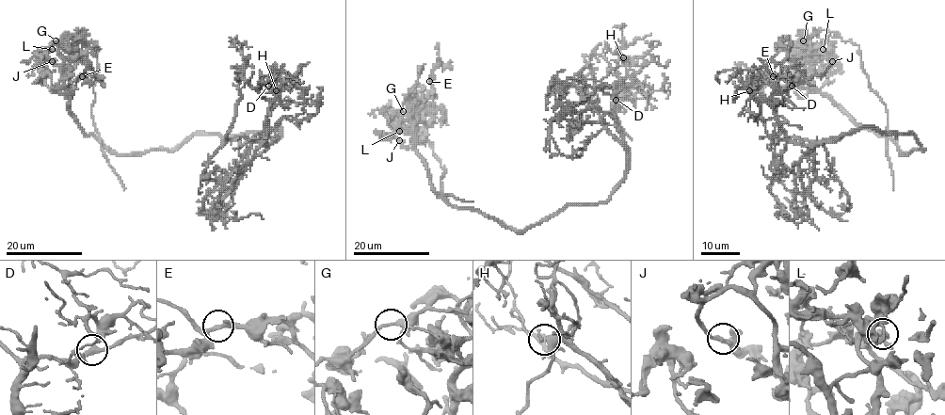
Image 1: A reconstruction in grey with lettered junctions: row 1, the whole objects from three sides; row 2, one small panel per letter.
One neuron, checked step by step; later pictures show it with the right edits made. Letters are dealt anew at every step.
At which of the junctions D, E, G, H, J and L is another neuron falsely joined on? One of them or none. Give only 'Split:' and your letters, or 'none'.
Split: L

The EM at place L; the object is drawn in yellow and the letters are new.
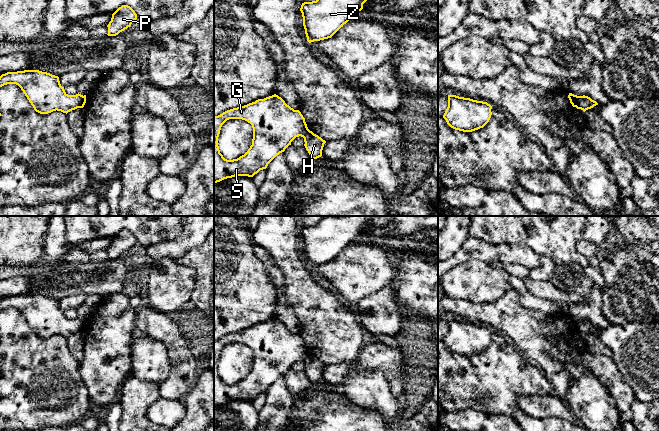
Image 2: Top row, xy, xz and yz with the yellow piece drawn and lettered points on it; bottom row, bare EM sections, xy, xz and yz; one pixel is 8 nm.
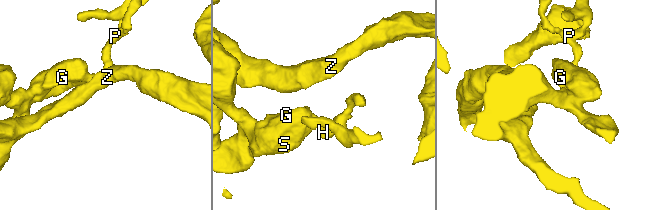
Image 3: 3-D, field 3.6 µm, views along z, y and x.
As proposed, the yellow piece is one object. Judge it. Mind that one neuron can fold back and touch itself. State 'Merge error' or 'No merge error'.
Merge error

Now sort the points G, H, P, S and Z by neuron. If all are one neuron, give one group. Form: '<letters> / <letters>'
G S Z / H P

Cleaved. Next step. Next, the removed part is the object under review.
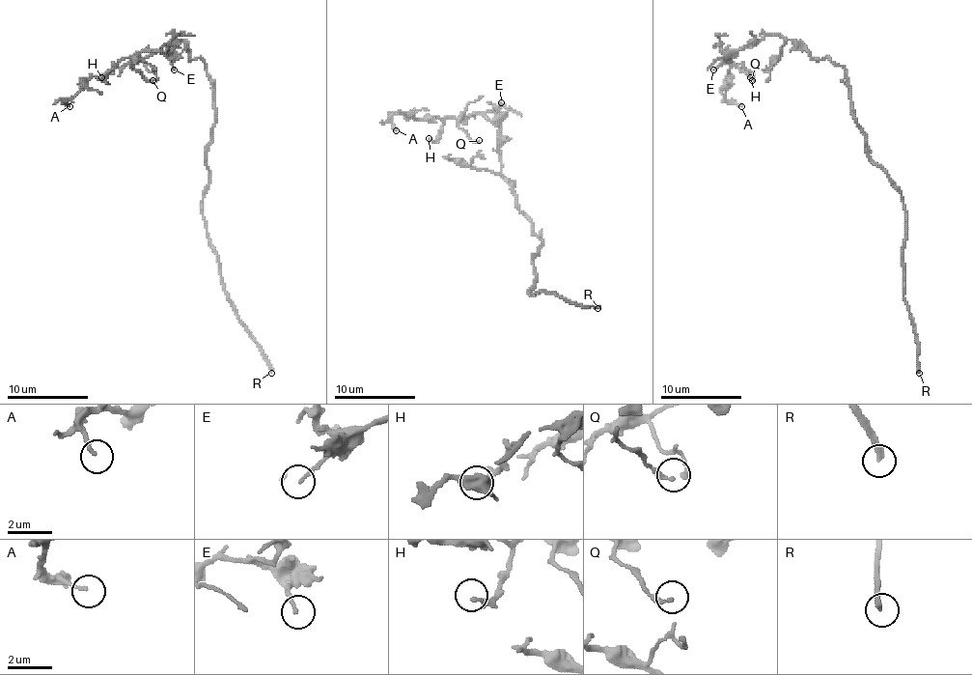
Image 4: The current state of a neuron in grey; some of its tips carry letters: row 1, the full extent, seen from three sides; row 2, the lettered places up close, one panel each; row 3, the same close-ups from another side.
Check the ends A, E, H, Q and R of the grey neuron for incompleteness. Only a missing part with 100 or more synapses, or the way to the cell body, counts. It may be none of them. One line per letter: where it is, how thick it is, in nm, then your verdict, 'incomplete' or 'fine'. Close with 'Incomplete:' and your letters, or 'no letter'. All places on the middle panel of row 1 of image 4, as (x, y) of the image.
A: place (396, 130); calibre 120 nm; fine
E: place (501, 102); calibre 130 nm; fine
H: place (429, 138); calibre 220 nm; fine
Q: place (479, 140); calibre 190 nm; fine
R: place (597, 308); calibre 260 nm; incomplete
Incomplete: R

